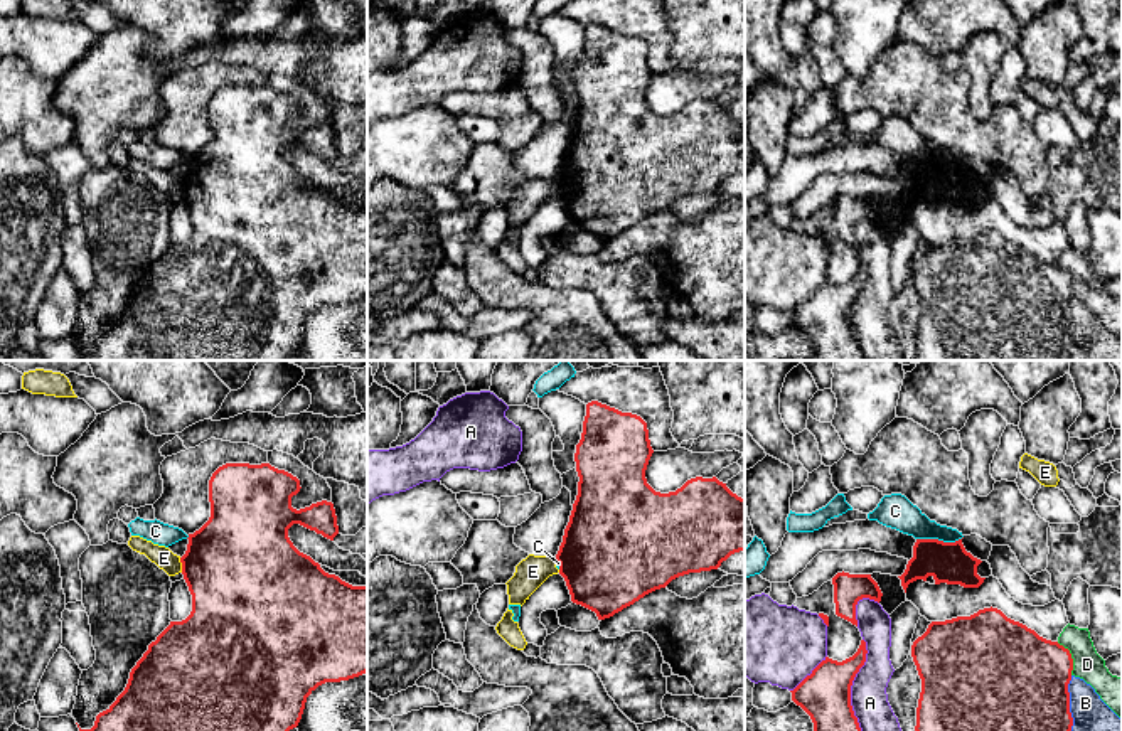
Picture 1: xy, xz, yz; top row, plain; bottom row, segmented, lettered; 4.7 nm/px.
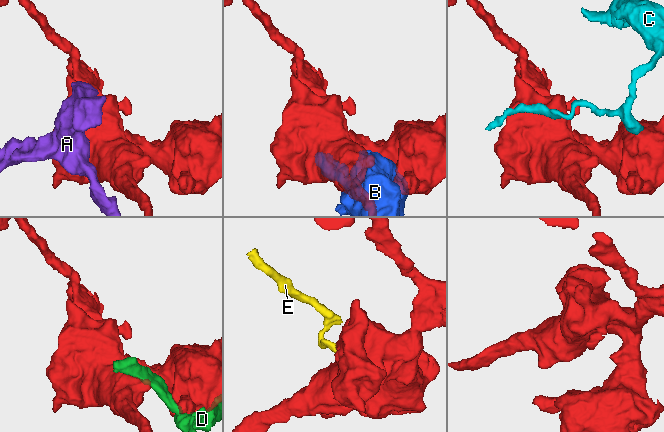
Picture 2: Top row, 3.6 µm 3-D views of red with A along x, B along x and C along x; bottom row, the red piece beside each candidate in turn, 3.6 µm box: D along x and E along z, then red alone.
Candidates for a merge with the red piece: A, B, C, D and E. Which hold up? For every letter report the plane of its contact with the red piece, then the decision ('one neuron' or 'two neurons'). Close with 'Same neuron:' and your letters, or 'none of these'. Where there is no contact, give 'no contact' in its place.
A: yz | two neurons
B: yz | two neurons
C: yz | two neurons
D: yz | two neurons
E: xy | two neurons
Same neuron: none of these

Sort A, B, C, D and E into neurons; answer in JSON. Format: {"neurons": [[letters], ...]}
{"neurons": [["A"], ["B"], ["C"], ["D"], ["E"]]}

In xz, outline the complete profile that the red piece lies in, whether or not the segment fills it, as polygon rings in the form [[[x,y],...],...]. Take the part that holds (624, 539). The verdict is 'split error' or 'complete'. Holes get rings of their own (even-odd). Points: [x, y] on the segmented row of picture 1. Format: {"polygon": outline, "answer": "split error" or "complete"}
{"polygon": [[[598,401],[586,404],[574,453],[578,495],[556,561],[571,601],[595,611],[598,620],[679,576],[718,569],[731,554],[745,552],[745,499],[716,477],[696,477],[676,492],[655,492],[645,478],[652,453],[640,416]]], "answer": "complete"}

